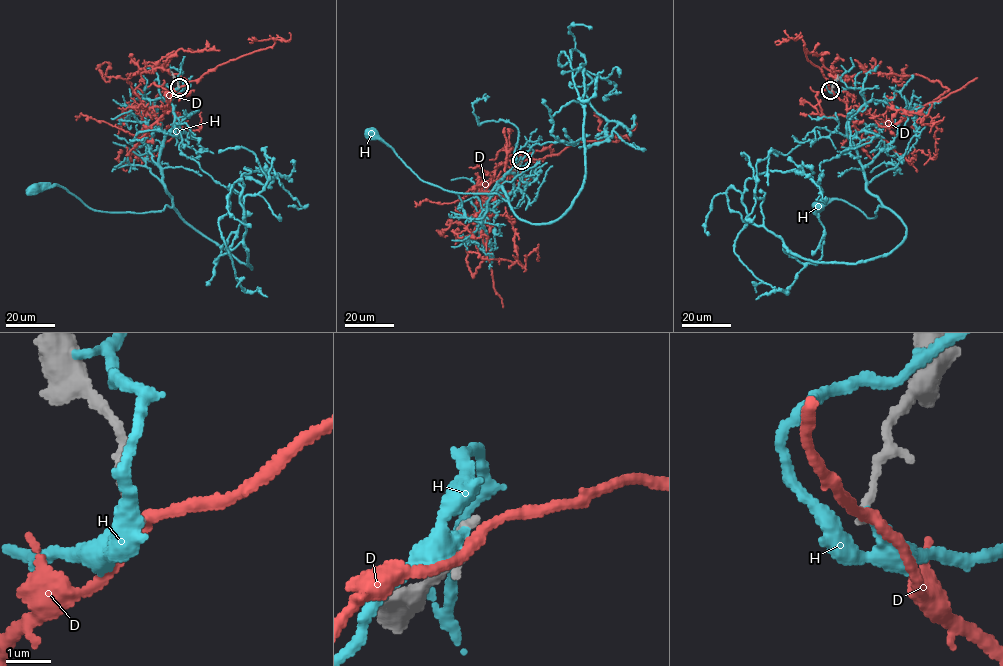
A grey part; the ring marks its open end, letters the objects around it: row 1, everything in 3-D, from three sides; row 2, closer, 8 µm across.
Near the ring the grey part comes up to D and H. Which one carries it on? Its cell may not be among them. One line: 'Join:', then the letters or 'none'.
Join: none

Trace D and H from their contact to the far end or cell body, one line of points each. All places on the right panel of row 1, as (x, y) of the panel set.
D: (831, 90), (868, 131), (949, 89), (915, 75), (837, 75), (823, 53), (806, 52)
H: (831, 90), (862, 90), (866, 103), (847, 135), (882, 206), (870, 218), (840, 199), (819, 207)

